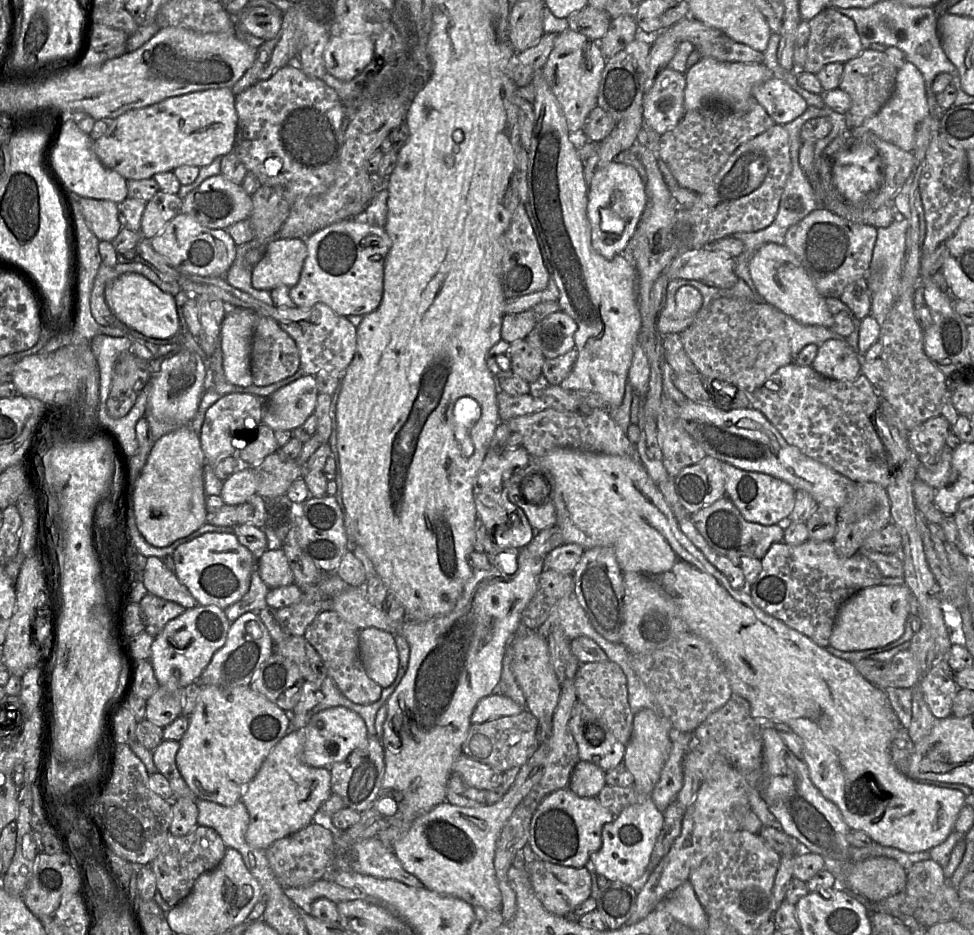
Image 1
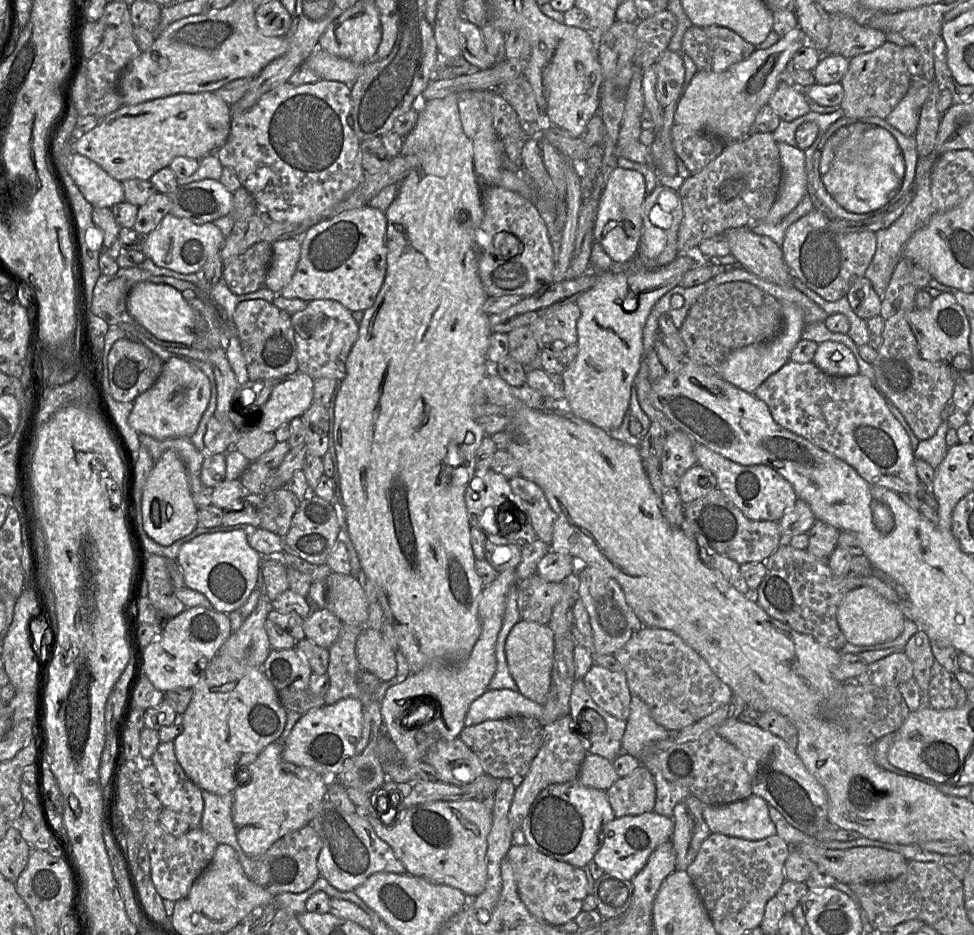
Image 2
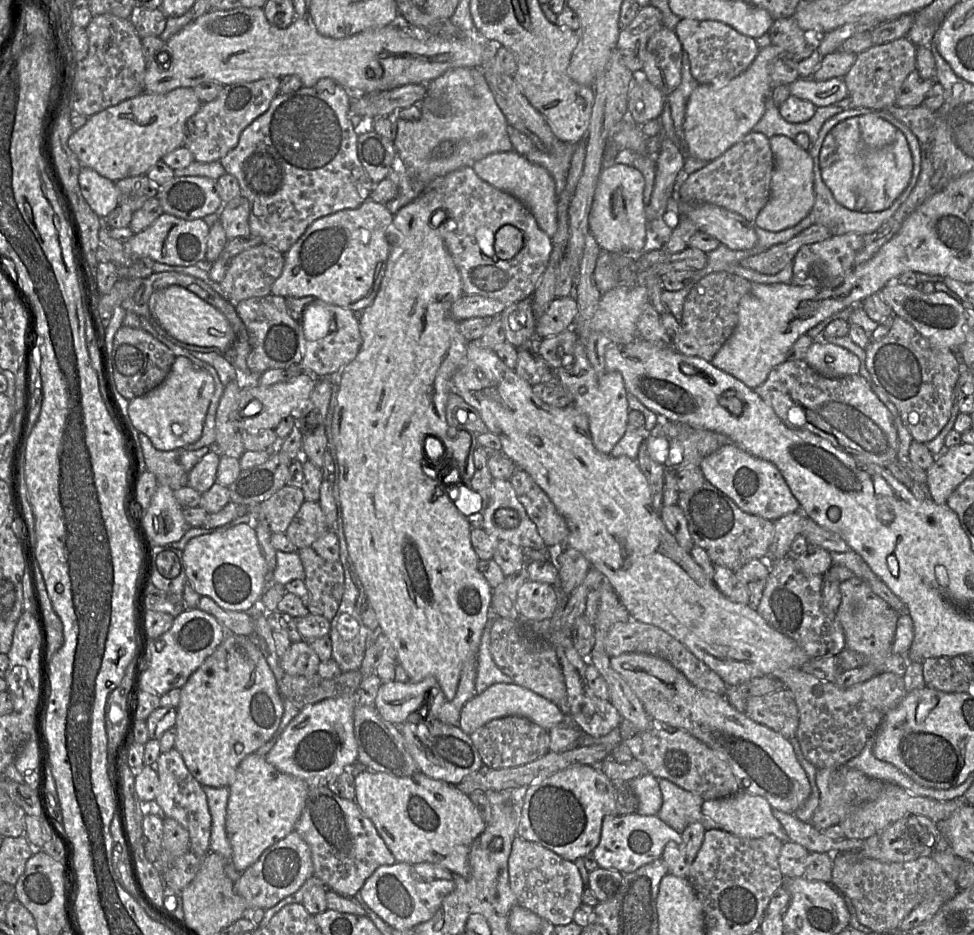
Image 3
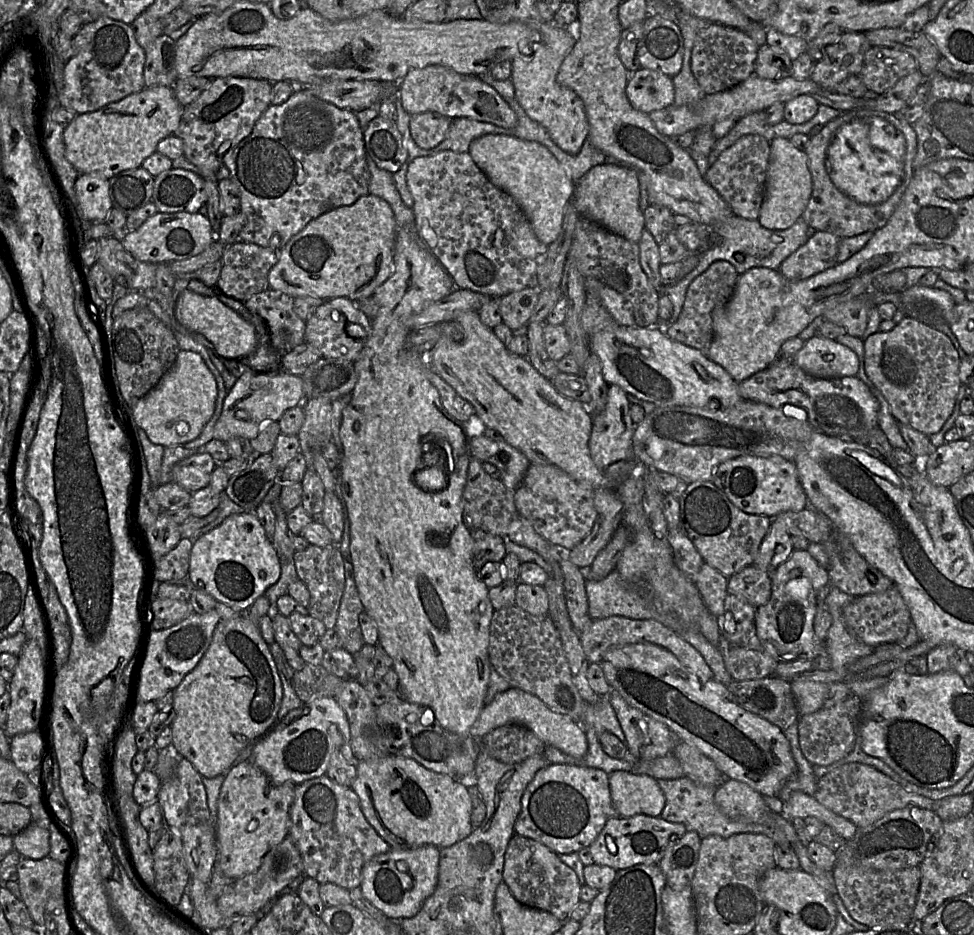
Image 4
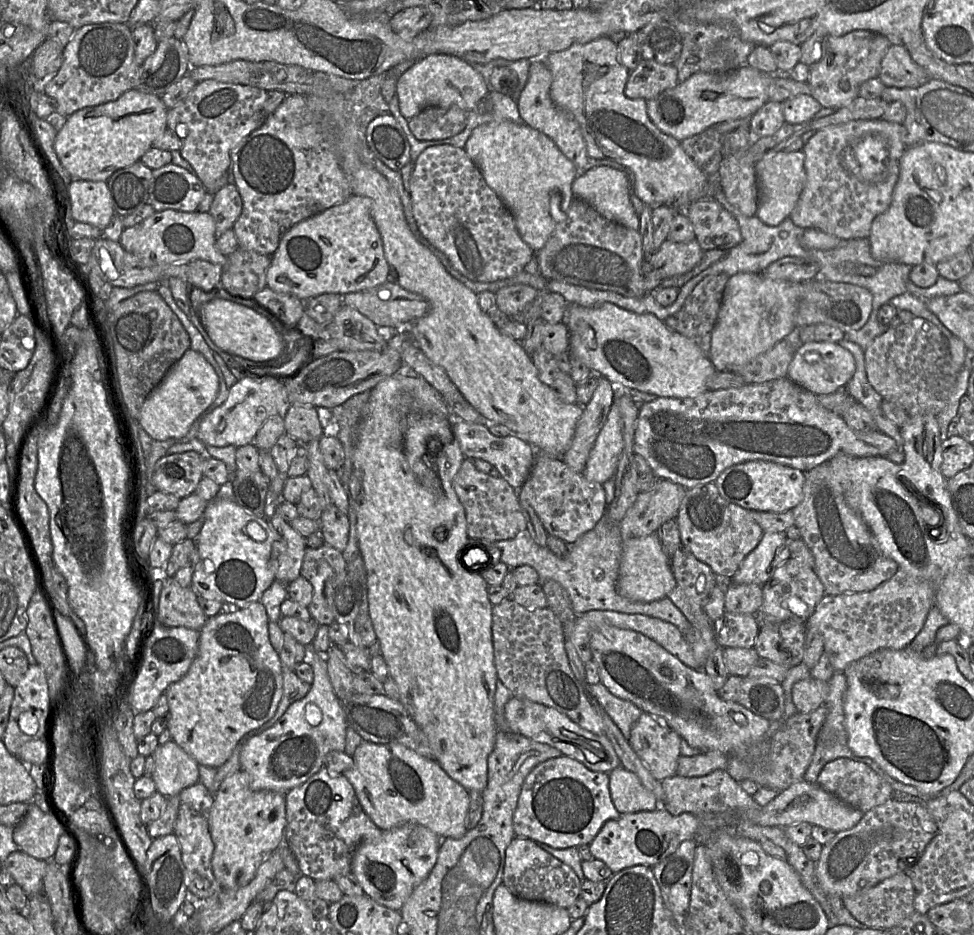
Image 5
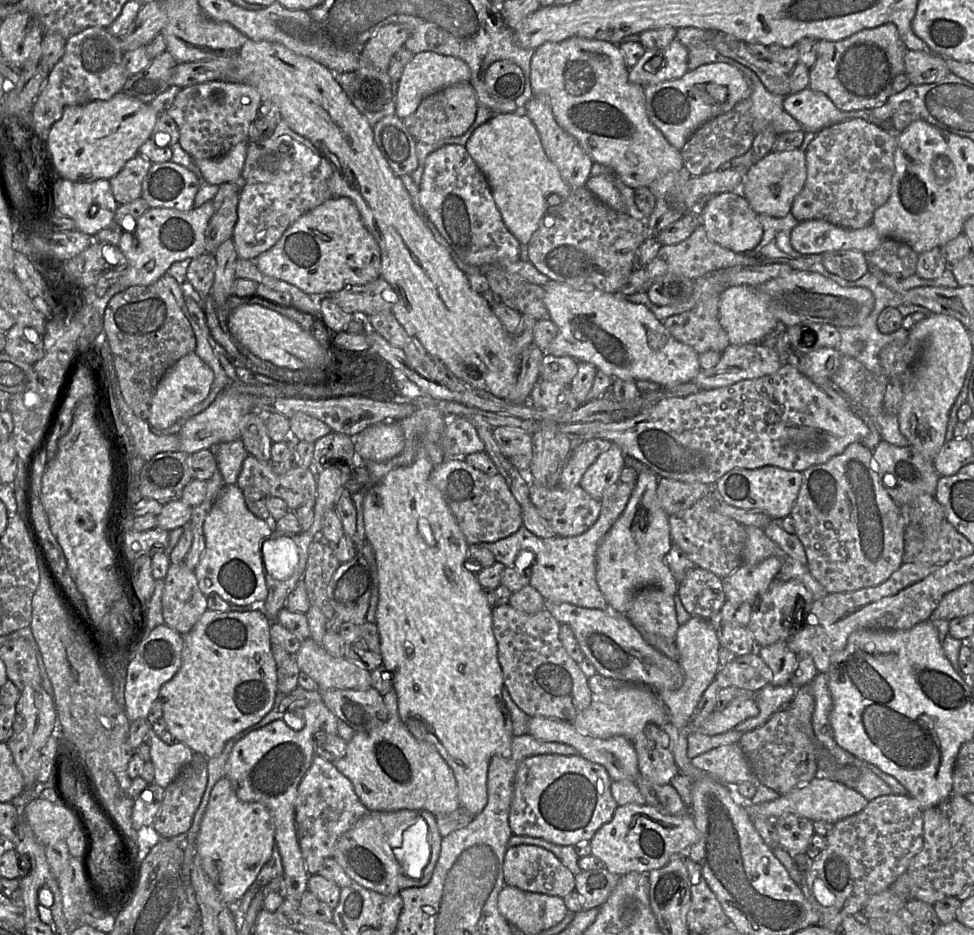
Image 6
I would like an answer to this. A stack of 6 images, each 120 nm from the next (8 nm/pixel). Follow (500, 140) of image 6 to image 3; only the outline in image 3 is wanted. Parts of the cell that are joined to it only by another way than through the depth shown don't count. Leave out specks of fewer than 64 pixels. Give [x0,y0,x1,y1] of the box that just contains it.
[472,150,557,237]

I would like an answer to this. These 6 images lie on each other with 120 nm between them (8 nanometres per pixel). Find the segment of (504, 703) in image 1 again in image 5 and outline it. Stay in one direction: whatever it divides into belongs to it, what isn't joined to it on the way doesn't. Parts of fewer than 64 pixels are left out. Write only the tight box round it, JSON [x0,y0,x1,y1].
[505,696,621,773]

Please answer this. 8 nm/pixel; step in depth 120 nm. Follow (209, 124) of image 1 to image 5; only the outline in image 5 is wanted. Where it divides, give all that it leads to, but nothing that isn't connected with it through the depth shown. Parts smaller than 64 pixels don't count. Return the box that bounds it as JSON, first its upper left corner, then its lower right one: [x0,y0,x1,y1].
[54,88,168,181]

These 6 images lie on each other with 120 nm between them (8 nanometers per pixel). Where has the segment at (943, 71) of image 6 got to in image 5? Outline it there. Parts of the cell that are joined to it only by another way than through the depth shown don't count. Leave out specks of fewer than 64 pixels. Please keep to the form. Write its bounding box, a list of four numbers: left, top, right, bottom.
[878,44,932,88]

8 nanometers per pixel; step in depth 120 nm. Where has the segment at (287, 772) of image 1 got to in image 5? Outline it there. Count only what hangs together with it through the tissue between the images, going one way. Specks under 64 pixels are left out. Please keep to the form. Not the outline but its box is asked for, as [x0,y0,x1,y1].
[209,770,286,890]

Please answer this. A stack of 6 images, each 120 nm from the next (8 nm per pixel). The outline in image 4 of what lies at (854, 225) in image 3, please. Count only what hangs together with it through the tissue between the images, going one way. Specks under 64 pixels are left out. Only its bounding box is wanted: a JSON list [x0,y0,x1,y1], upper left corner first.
[801,111,917,238]

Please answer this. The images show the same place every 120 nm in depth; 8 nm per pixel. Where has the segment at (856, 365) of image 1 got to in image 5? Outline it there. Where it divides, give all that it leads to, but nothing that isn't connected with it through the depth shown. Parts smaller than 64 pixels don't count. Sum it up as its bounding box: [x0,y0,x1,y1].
[788,342,855,395]

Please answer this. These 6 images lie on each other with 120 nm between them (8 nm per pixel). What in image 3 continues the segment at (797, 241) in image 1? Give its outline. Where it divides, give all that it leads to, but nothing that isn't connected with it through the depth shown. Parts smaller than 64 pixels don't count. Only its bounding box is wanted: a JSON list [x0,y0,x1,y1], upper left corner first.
[792,233,863,287]

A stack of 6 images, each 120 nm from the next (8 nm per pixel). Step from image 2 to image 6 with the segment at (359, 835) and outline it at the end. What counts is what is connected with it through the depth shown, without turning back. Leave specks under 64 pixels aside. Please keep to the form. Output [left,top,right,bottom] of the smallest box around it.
[295,755,367,875]

